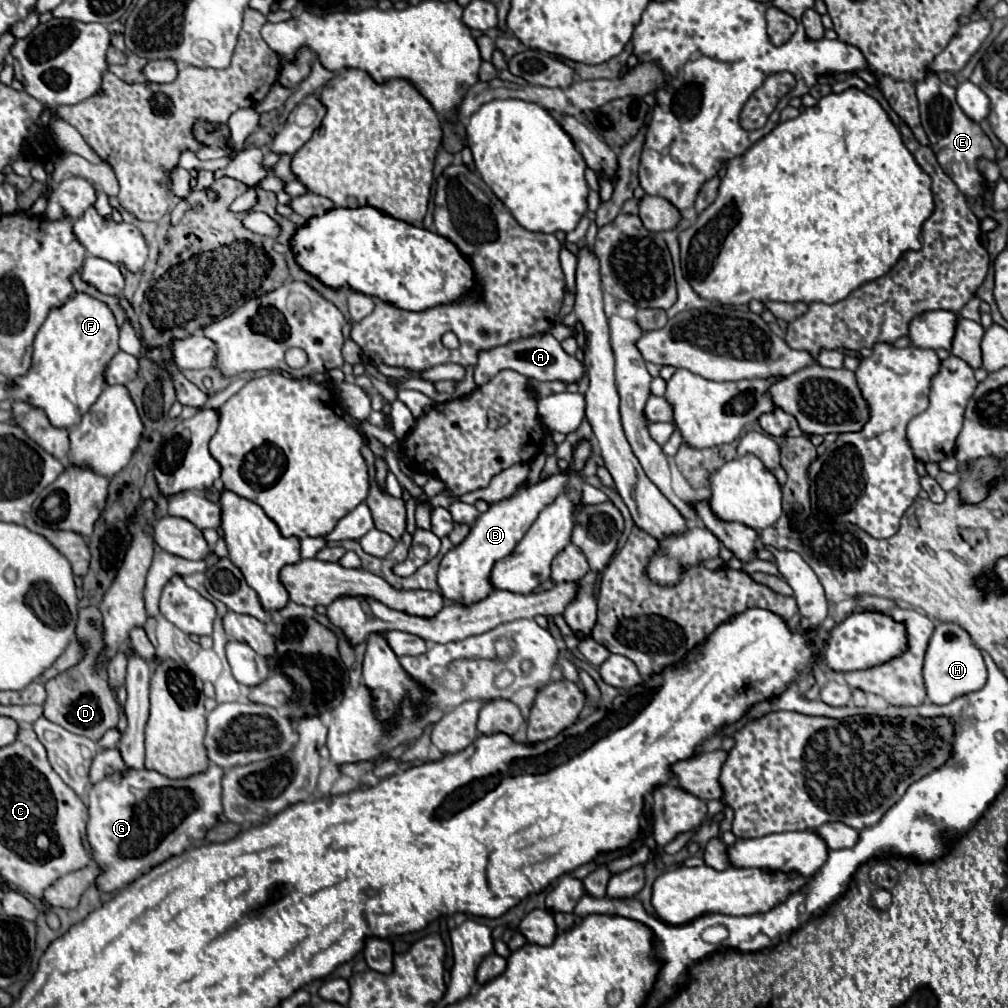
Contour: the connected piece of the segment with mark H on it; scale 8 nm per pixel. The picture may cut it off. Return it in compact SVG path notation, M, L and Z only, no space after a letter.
M942 622L936 626L924 660L924 684L928 692L928 700L932 704L950 704L956 696L964 696L968 692L980 690L986 684L986 666L980 654L980 648L972 642L970 634L964 632L958 624Z

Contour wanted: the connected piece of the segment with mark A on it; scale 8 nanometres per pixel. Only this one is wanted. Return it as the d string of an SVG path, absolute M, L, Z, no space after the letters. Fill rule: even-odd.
M540 332L536 336L528 336L524 340L512 340L512 344L502 344L500 348L490 348L484 352L478 352L478 364L476 364L476 376L474 382L478 386L486 384L490 378L494 378L500 370L516 370L524 374L530 380L538 382L552 382L552 380L562 380L566 384L580 382L584 374L582 362L578 362L574 356L566 354L560 346L560 342L550 334L550 332Z

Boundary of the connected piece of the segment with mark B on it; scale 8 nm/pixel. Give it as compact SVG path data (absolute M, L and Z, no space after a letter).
M558 472L554 476L548 476L542 482L536 482L534 486L522 484L514 496L490 504L488 512L480 514L472 532L466 536L466 540L456 548L452 548L442 558L440 570L438 570L440 594L446 600L452 600L458 604L476 604L476 600L484 600L484 596L494 592L490 582L492 566L504 556L510 556L514 552L516 544L522 540L524 532L532 526L538 512L566 490L568 480L570 480L570 474Z

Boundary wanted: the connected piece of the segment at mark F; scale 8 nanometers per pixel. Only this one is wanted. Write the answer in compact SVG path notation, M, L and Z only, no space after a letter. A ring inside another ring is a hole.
M74 294L64 306L54 308L48 314L46 322L40 326L40 330L34 338L32 368L28 370L26 376L8 380L8 384L2 390L4 398L20 400L34 408L42 408L52 426L70 430L72 426L80 424L82 412L88 412L88 408L96 402L96 398L104 390L104 386L106 386L104 370L118 350L120 350L118 348L118 326L116 326L116 320L114 320L110 308L106 304L102 304L100 300L90 298L86 294Z

